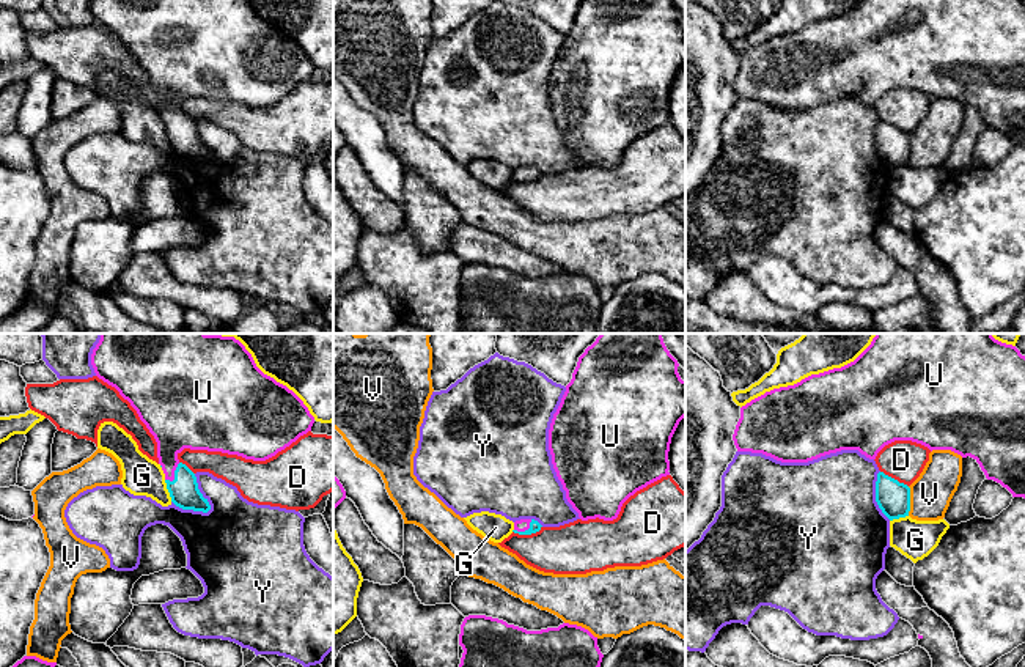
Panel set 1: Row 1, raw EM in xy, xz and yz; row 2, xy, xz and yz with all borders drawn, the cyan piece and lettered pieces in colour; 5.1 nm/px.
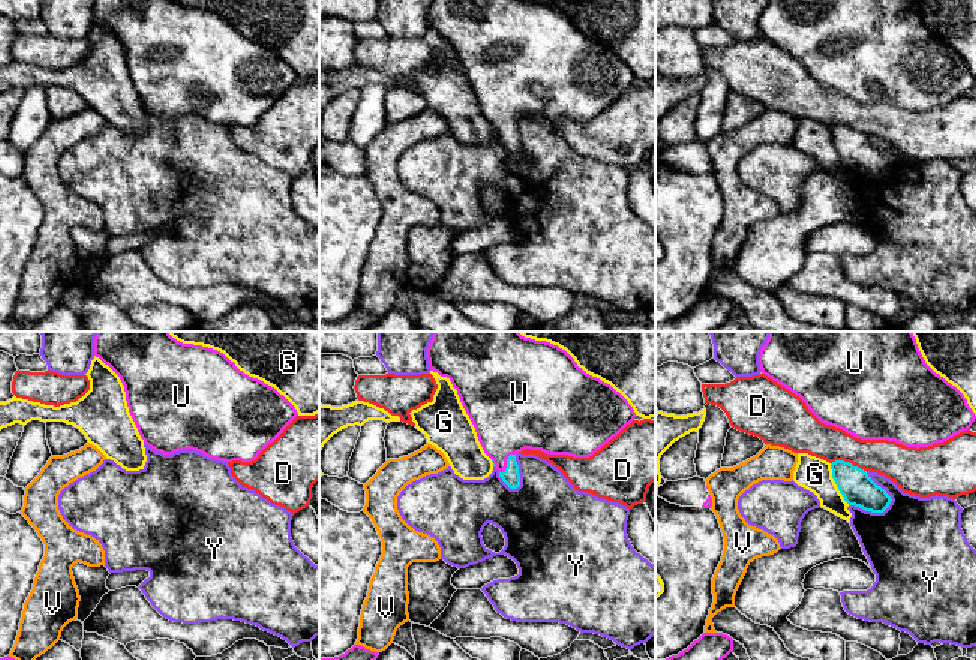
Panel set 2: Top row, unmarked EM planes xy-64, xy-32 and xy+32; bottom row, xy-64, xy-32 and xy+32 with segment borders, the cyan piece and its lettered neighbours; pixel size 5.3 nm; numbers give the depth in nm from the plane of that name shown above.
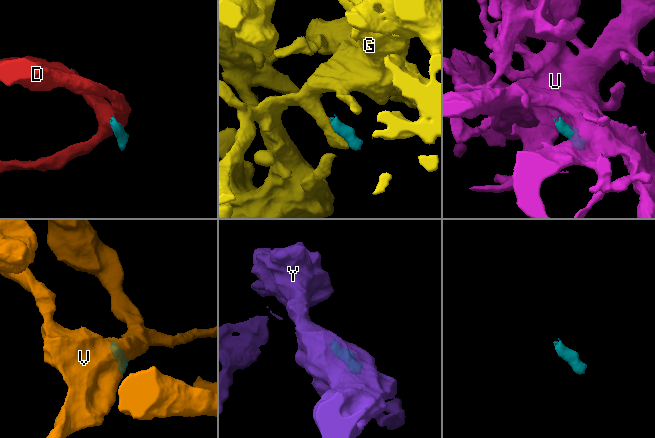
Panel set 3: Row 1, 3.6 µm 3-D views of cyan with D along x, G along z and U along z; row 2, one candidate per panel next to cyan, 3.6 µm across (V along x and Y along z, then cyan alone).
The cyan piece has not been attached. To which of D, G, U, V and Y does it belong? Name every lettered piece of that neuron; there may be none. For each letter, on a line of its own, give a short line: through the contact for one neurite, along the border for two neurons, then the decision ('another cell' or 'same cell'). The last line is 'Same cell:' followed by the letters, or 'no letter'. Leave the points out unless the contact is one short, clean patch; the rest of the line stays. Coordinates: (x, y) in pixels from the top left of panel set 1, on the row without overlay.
D: line xz (541, 173), (530, 181), (513, 180); another cell
G: another cell
U: line xy (184, 140), (181, 129), (175, 123), (175, 74); same cell
V: line yz (907, 134), (909, 162); another cell
Y: another cell
Same cell: U

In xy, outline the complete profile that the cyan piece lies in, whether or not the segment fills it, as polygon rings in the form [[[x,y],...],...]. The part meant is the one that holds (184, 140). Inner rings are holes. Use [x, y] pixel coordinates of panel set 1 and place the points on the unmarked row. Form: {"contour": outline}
{"contour": [[[93,0],[99,27],[130,50],[157,90],[171,149],[208,160],[195,121],[178,107],[184,96],[266,109],[311,79],[314,64],[286,33],[264,22],[250,0]]]}

